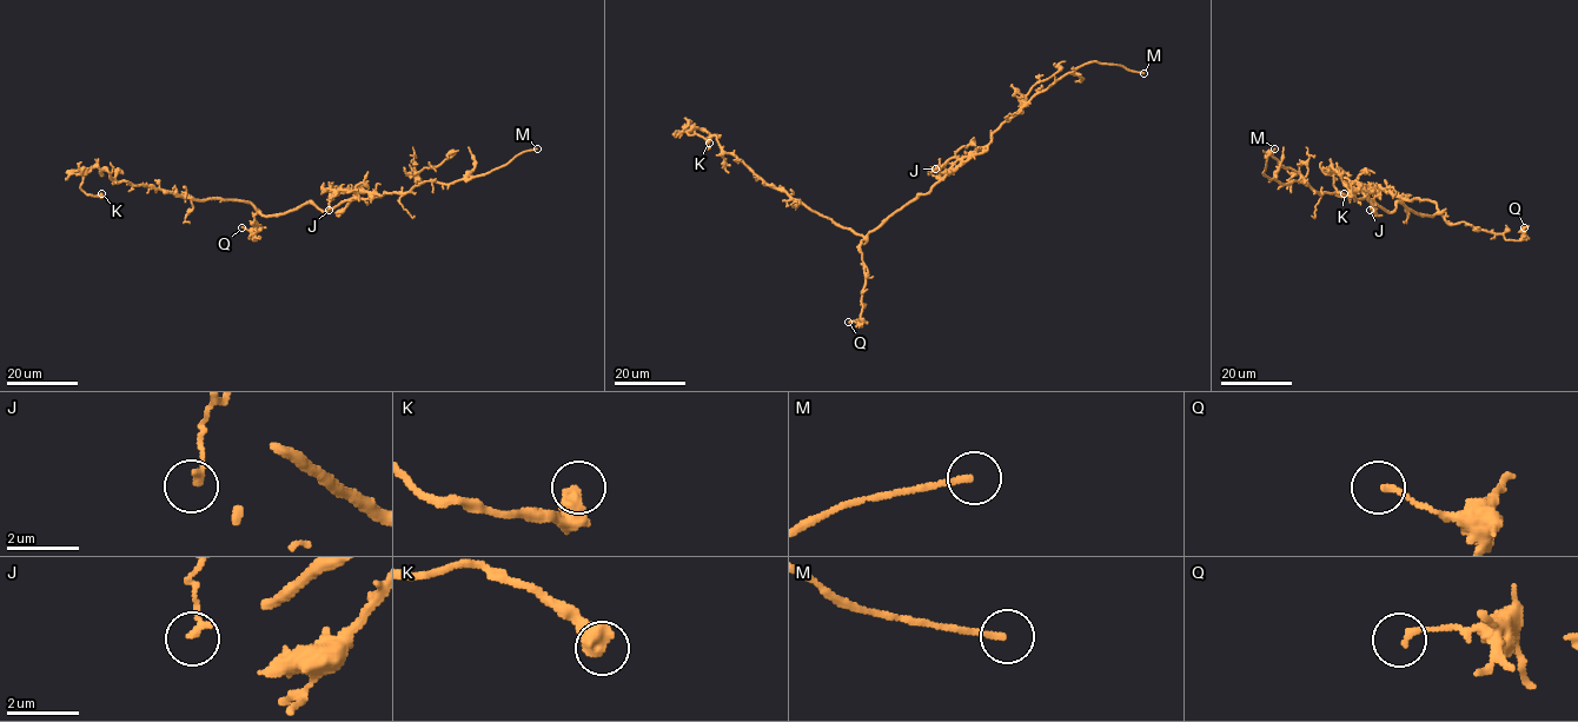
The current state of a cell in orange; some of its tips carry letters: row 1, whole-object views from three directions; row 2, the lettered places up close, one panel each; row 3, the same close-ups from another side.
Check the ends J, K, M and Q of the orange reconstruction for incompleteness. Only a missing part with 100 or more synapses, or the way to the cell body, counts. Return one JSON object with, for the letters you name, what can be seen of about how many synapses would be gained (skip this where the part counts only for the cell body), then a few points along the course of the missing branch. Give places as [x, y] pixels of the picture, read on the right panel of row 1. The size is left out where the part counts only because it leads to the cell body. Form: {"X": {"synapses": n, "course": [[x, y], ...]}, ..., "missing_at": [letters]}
{"M": {"course": [[1274, 148], [1299, 151], [1305, 147], [1310, 151], [1305, 157], [1306, 161]]}, "missing_at": ["M"]}

